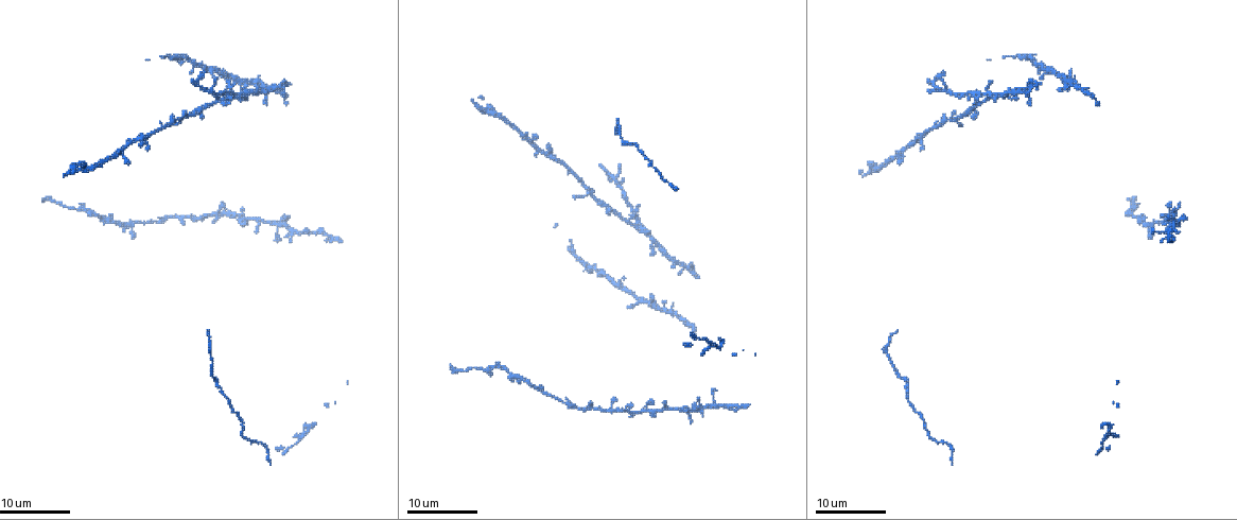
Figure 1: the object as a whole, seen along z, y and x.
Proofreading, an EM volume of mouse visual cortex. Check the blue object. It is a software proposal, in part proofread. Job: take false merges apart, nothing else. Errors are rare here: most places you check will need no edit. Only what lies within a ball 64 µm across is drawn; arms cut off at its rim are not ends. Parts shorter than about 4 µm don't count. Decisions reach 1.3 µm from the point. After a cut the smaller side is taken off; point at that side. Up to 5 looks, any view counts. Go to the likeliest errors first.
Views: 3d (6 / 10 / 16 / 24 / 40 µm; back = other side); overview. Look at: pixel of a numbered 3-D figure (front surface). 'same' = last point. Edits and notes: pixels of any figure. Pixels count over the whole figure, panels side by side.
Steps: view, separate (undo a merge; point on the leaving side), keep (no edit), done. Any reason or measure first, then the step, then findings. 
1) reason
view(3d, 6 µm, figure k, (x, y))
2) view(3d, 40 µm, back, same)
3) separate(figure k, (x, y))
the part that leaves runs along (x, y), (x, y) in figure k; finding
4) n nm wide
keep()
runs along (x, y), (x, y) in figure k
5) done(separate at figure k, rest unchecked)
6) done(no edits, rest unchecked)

four arms meet
view(3d, 16 µm, figure 1, (1172, 223))

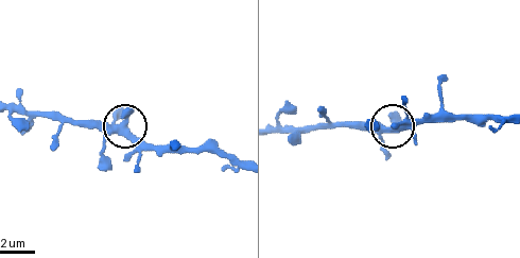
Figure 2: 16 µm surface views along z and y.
view(3d, 6 µm, figure 2, (389, 130))

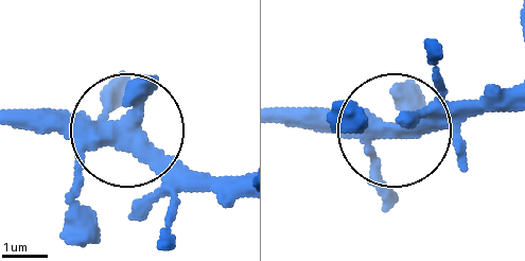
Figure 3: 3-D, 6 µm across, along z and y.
4 arms
keep()
one cell here

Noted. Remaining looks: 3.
looks like a crossing
view(3d, 24 µm, figure 1, (985, 93))

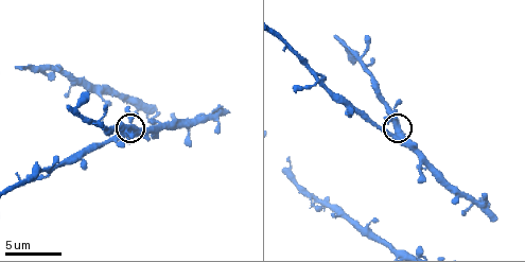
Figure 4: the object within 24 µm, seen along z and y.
view(3d, 6 µm, figure 4, (400, 128))

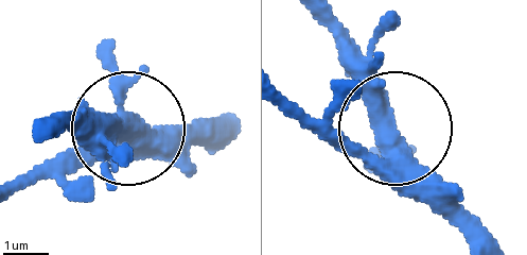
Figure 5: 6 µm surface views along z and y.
keep()
runs along (15, 191), (125, 126), (41, 122) in figure 5; all the same cell

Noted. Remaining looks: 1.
done(no edits, rest unchecked)

